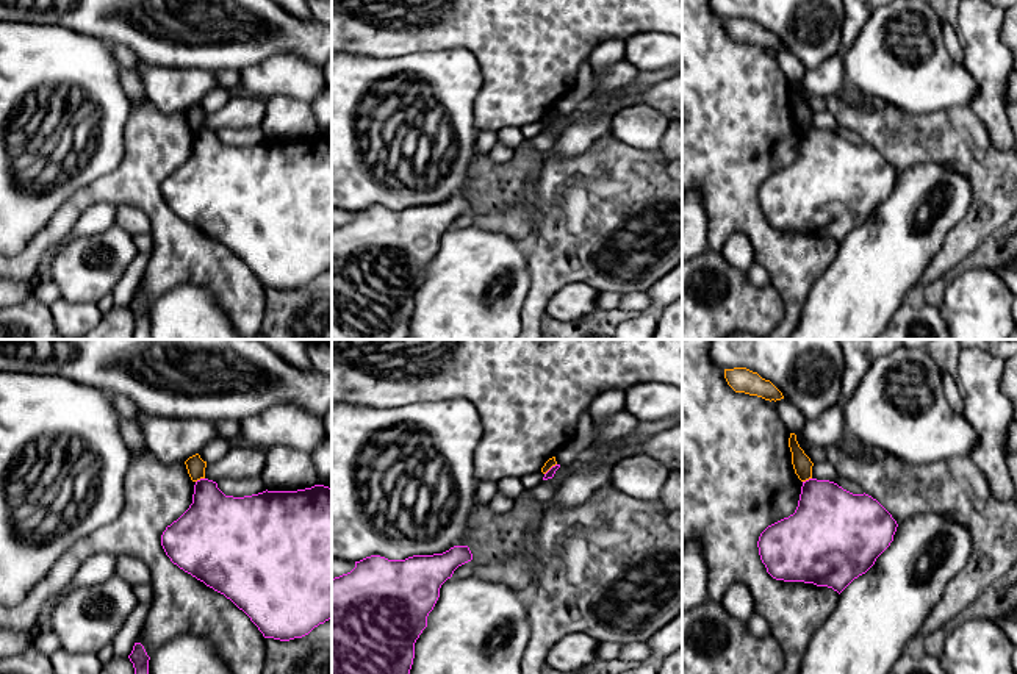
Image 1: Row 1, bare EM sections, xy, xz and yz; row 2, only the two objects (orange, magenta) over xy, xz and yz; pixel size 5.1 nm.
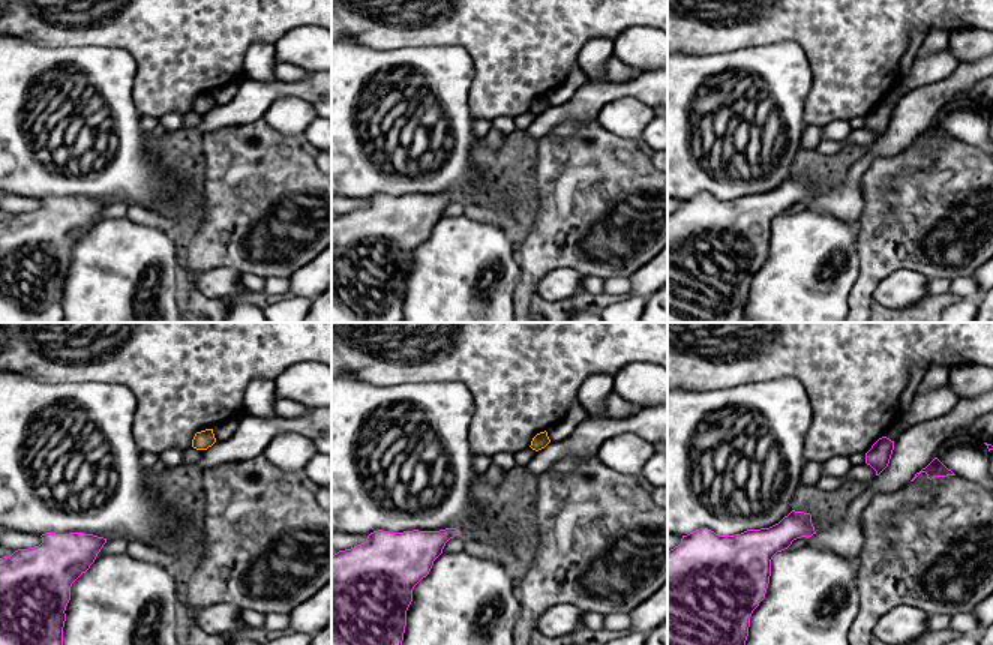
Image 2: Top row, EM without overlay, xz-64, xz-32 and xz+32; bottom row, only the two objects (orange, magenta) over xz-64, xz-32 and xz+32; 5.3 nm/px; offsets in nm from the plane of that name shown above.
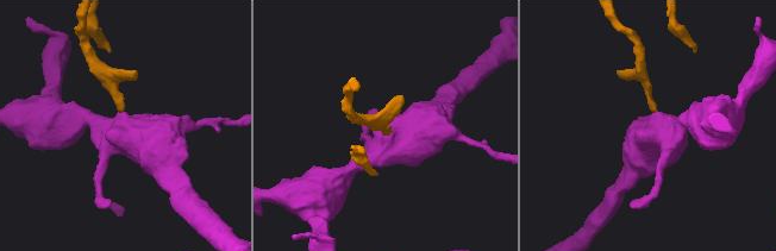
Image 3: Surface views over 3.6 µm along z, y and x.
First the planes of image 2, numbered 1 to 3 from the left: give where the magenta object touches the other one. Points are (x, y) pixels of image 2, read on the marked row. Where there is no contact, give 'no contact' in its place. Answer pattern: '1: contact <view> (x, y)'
1: no contact
2: no contact
3: no contact

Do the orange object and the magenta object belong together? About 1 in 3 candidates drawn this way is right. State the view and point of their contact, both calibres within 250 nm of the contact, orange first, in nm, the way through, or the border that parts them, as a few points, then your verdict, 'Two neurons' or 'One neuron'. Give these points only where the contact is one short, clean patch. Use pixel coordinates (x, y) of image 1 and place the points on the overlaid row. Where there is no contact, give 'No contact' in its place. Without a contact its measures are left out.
Touches orange at xy (199, 479). Thickness 100 nm (orange) against 320 nm. Boundary: xy (204, 477), (196, 482). Two neurons

